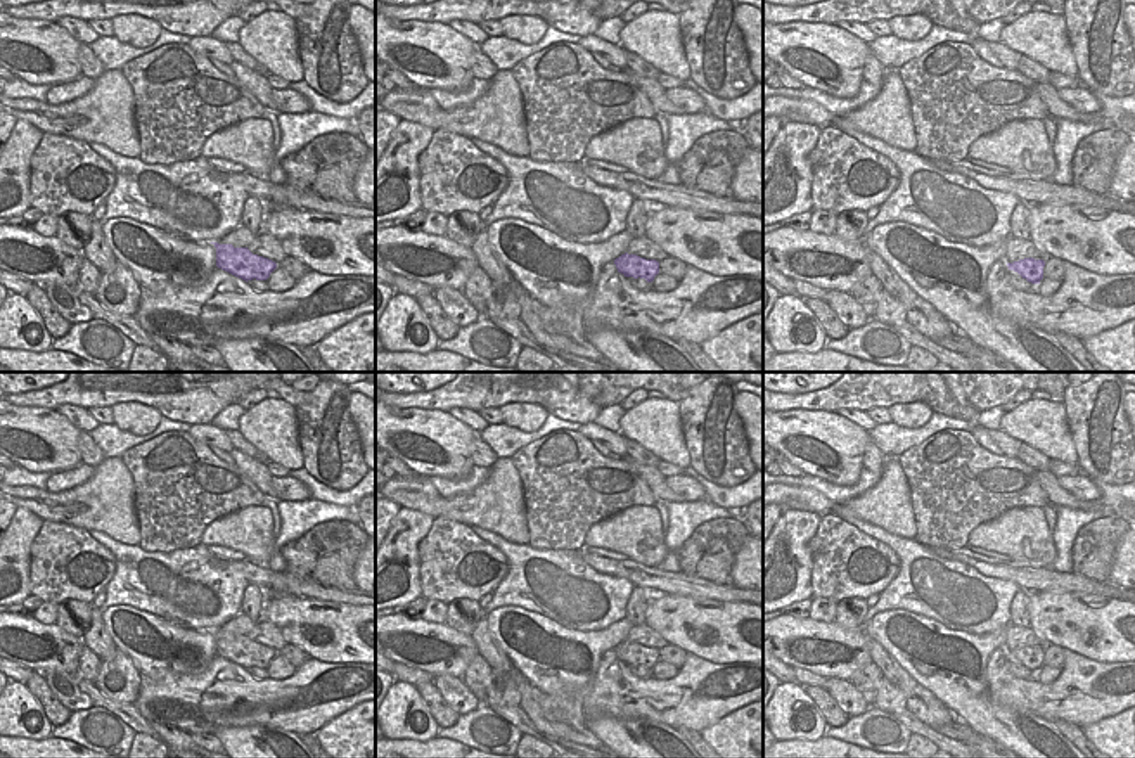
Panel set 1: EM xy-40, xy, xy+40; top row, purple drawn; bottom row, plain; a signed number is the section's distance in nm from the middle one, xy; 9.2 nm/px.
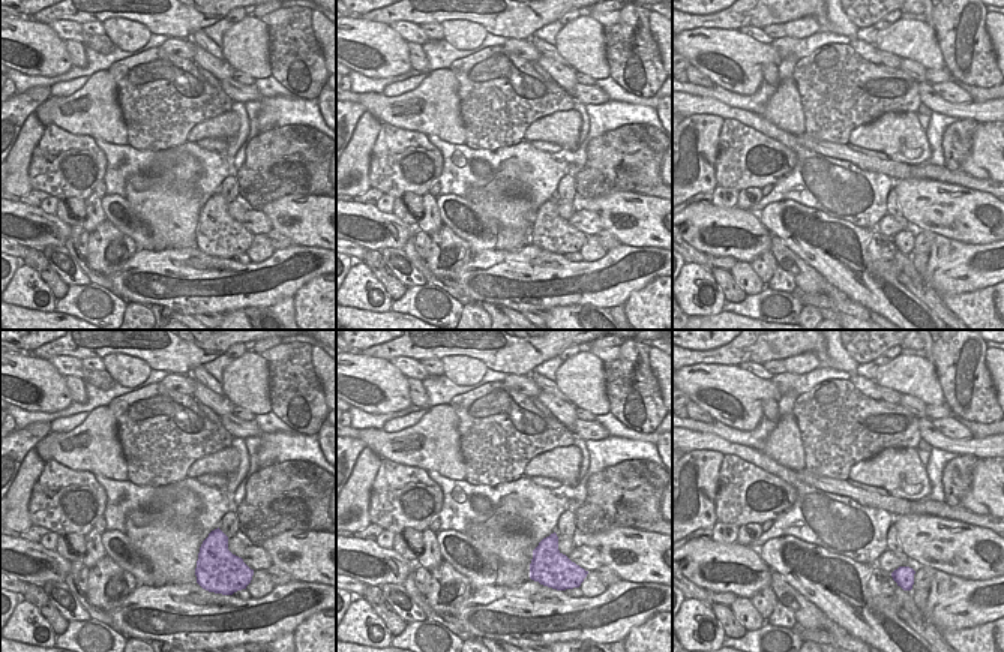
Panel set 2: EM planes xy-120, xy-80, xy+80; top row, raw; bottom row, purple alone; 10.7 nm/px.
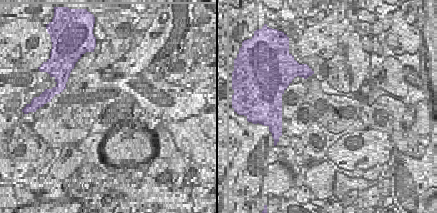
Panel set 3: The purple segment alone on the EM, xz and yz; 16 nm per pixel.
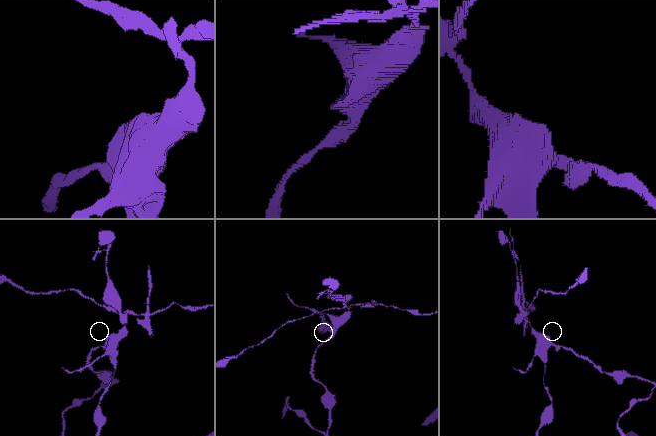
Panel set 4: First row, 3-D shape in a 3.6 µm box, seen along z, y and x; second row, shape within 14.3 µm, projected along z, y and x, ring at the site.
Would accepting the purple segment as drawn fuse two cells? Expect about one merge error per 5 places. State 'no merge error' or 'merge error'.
merge error

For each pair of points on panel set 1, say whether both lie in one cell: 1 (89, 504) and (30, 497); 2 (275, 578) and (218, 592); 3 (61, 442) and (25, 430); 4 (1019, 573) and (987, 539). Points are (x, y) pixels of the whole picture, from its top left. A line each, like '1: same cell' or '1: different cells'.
1: same cell
2: different cells
3: same cell
4: different cells

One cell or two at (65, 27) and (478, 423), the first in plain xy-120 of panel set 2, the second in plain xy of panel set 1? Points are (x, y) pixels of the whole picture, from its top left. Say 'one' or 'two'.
one

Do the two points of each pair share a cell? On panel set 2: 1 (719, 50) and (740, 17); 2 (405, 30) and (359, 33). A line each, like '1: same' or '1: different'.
1: different
2: different

